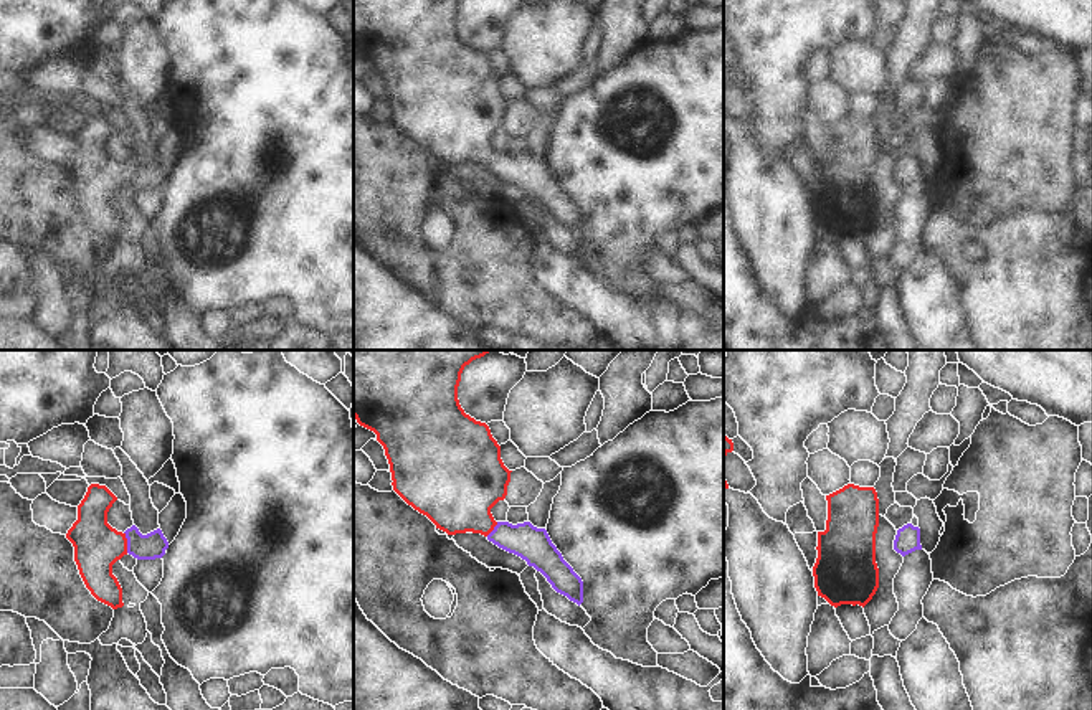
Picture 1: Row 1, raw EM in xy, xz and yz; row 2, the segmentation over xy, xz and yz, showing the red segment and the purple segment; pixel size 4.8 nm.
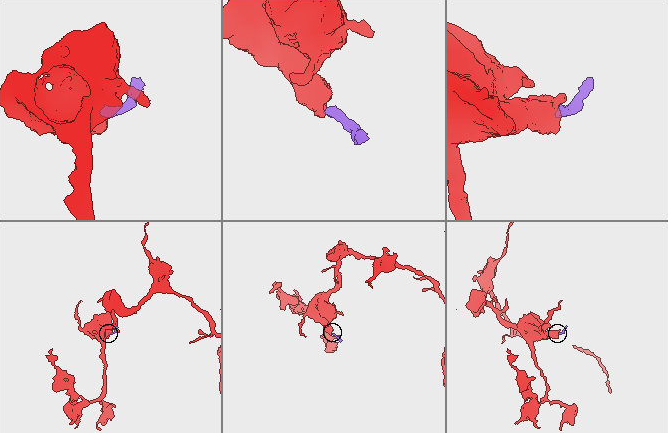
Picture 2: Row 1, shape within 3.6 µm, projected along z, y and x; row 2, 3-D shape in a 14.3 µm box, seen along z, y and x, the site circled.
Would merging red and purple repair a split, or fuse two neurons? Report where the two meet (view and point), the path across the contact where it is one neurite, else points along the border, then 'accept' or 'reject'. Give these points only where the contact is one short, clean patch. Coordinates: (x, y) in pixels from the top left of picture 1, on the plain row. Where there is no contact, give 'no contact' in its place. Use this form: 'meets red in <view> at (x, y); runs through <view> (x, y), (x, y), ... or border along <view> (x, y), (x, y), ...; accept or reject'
meets red in xy at (126, 172); runs through xy (98, 175), (126, 172), (152, 175); accept

